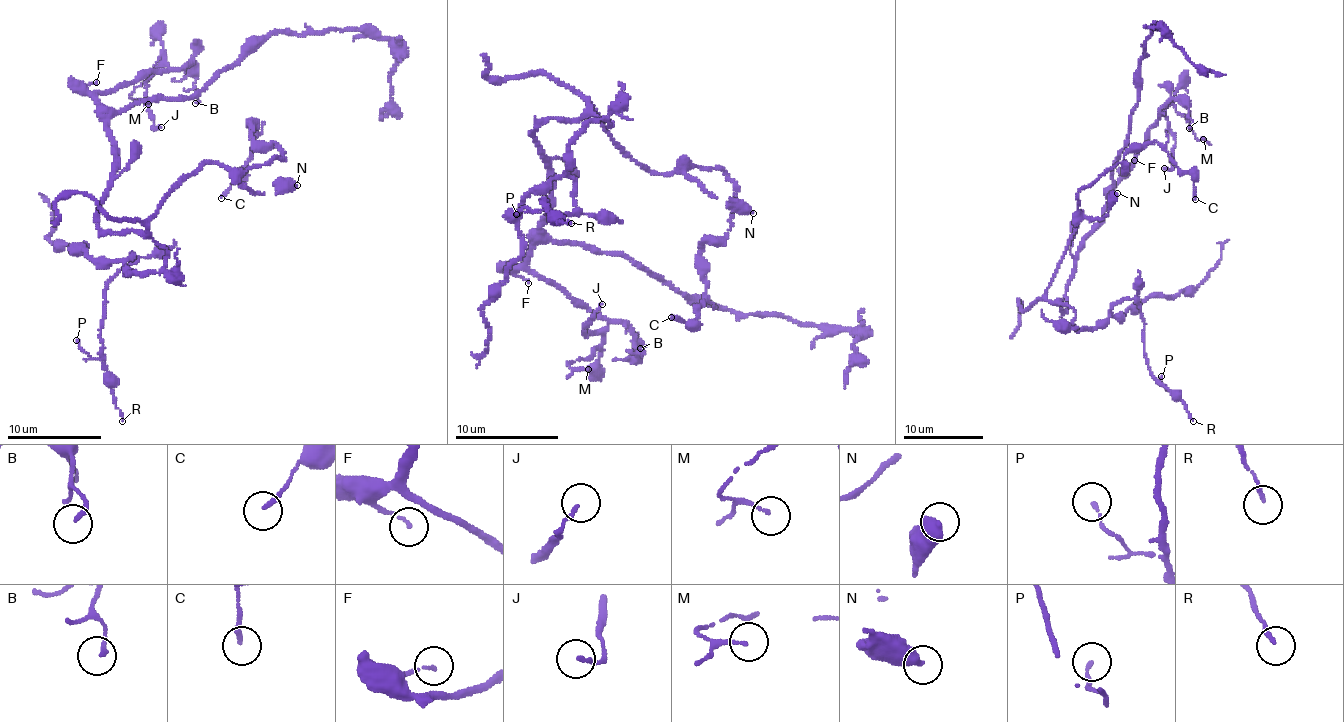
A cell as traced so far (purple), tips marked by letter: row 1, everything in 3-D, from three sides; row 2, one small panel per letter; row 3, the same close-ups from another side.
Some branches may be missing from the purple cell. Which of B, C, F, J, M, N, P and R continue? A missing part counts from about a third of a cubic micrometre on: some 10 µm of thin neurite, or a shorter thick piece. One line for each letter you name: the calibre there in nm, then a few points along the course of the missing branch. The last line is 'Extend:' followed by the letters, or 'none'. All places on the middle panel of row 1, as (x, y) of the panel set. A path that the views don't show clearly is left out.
Extend: none

